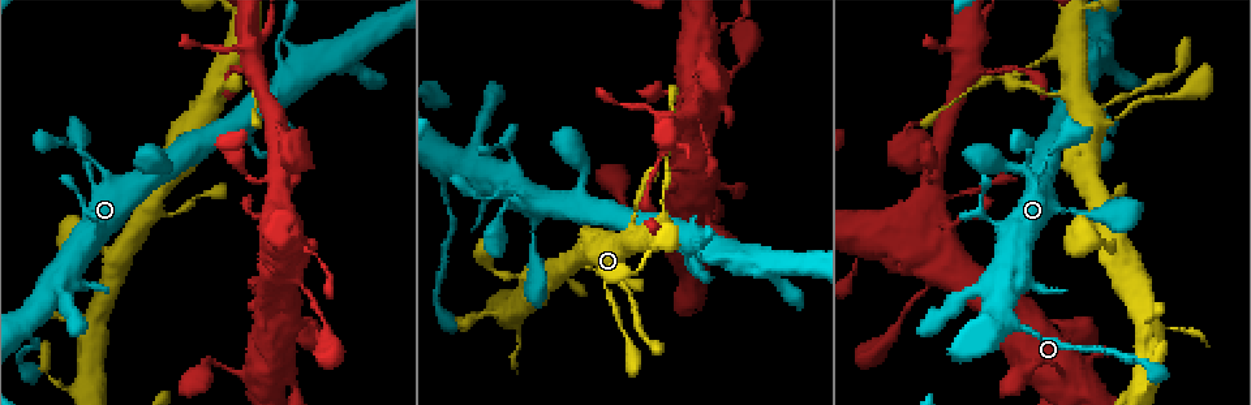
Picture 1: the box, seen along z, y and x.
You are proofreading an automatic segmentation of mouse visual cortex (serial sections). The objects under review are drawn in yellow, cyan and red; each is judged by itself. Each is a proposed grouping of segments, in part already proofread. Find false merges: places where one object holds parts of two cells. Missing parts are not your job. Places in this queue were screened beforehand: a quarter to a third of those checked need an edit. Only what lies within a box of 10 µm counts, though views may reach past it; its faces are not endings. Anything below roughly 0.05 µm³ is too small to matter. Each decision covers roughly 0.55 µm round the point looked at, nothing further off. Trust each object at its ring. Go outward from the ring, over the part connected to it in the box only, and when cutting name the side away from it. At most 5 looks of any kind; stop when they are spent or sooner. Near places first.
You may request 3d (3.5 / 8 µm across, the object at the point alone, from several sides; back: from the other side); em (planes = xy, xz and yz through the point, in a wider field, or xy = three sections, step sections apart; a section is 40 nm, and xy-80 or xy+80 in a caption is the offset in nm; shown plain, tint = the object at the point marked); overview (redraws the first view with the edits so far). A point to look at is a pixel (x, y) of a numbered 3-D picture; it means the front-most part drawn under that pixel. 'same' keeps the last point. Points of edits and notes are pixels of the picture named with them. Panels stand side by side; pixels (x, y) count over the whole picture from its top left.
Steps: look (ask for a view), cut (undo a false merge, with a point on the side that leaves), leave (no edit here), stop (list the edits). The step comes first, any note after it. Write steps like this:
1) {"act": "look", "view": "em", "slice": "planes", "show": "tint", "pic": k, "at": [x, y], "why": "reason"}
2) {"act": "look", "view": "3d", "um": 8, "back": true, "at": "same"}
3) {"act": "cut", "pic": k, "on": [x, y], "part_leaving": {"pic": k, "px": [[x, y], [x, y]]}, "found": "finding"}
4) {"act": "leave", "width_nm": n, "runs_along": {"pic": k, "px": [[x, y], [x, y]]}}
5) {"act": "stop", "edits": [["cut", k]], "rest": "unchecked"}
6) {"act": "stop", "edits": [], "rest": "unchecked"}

{"act": "look", "view": "em", "slice": "xy", "step": 3, "show": "tint", "pic": 1, "at": [292, 281], "why": "abrupt turn"}

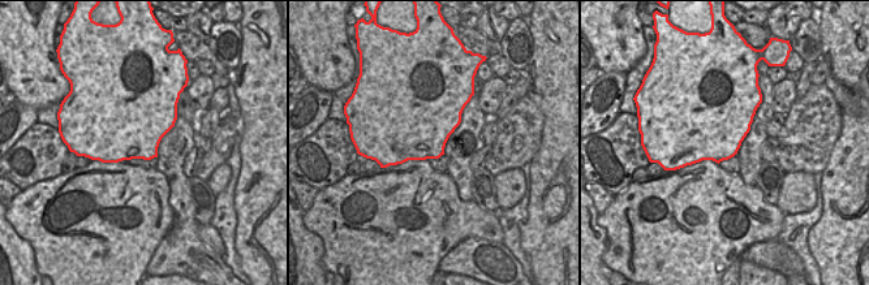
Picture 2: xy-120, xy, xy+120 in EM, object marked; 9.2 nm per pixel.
{"act": "look", "view": "3d", "um": 3.5, "at": "same"}

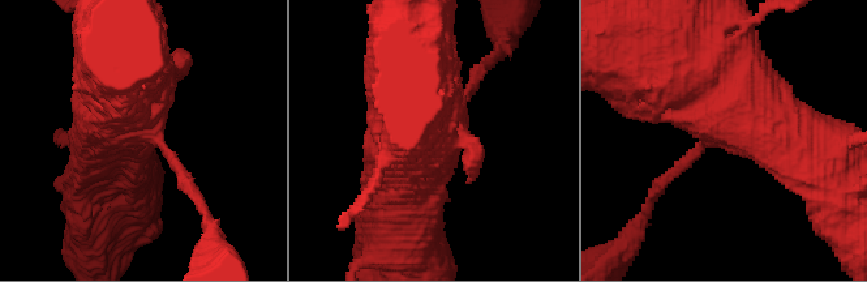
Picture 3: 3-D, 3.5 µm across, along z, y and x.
{"act": "leave", "runs_along": {"pic": 3, "px": [[807, 142], [696, 78], [673, 47]]}, "found": "one cell here"}

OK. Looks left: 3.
{"act": "look", "view": "3d", "um": 3.5, "pic": 1, "at": [662, 222], "why": "abrupt turn"}

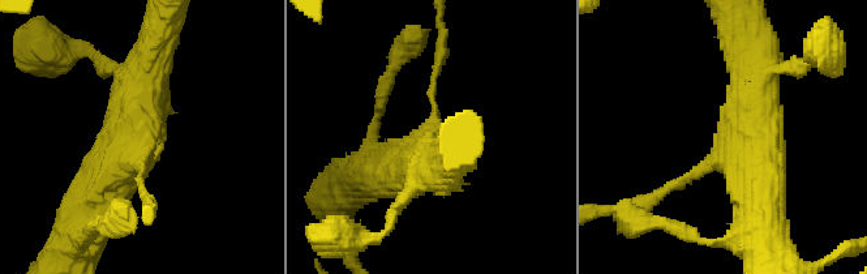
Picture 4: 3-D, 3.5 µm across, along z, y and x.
{"act": "look", "view": "em", "slice": "xy", "step": 5, "show": "tint", "pic": 4, "at": [137, 159]}

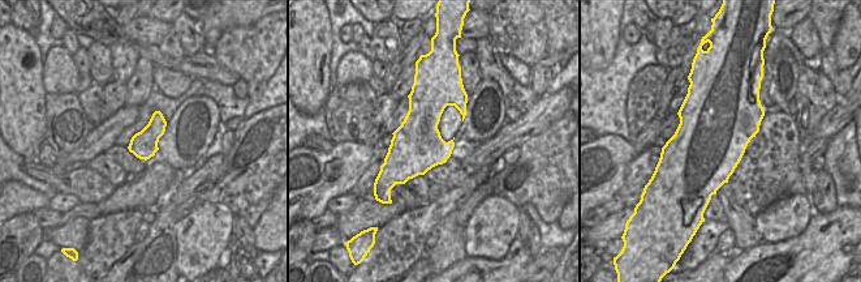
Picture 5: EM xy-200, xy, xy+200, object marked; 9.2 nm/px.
{"act": "cut", "pic": 4, "on": [150, 209], "width_nm": 480, "part_leaving": {"pic": 4, "px": [[142, 176], [146, 217]]}, "found": "two cells meet here"}

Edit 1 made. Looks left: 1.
{"act": "stop", "edits": [["cut", 4]], "rest": "unchecked"}

